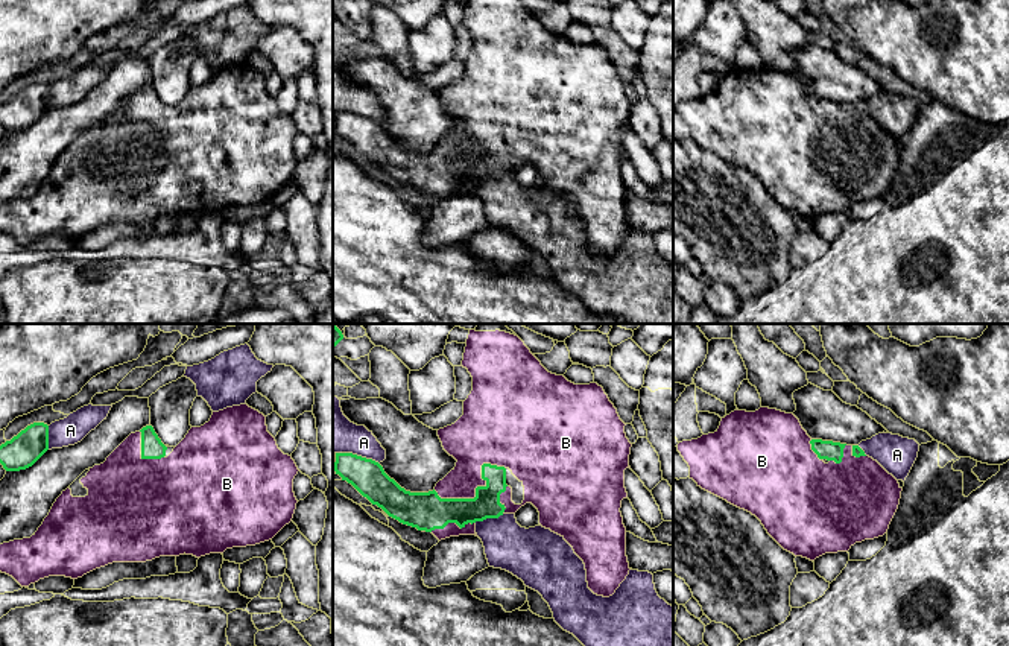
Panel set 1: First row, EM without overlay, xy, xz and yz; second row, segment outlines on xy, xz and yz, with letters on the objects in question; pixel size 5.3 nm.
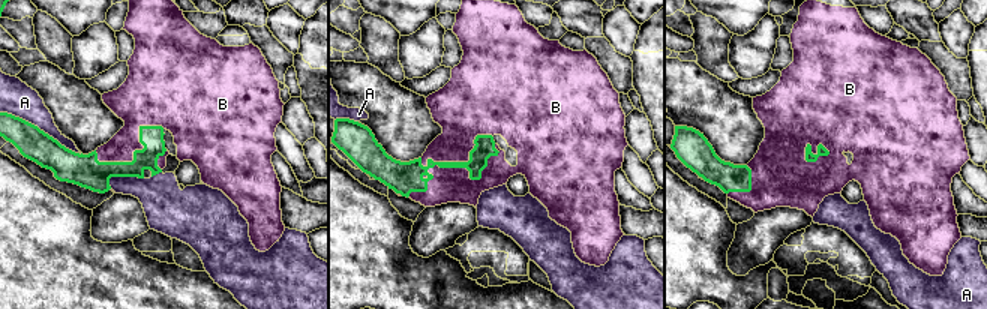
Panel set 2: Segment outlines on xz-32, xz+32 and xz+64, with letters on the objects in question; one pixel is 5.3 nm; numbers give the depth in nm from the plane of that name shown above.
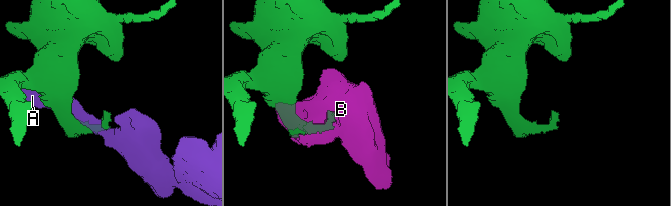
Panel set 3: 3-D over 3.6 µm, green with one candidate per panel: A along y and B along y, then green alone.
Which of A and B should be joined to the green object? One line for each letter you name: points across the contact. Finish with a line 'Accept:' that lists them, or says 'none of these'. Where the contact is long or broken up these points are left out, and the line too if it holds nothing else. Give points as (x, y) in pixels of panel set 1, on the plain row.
Accept: B

